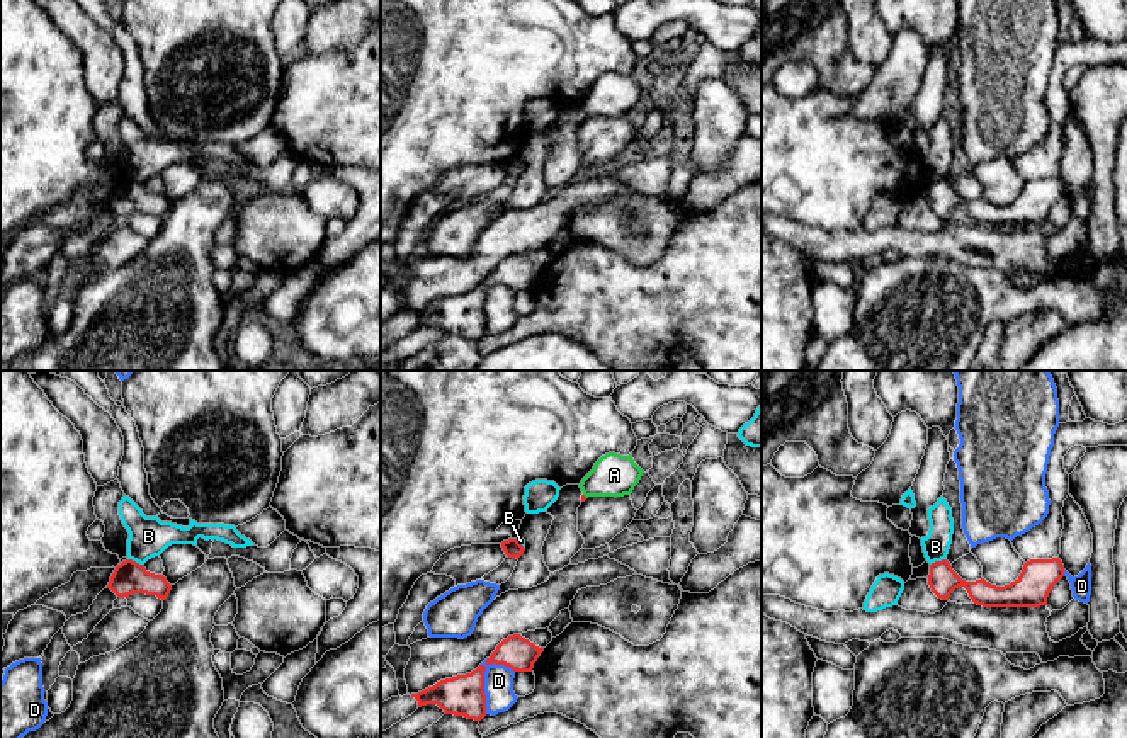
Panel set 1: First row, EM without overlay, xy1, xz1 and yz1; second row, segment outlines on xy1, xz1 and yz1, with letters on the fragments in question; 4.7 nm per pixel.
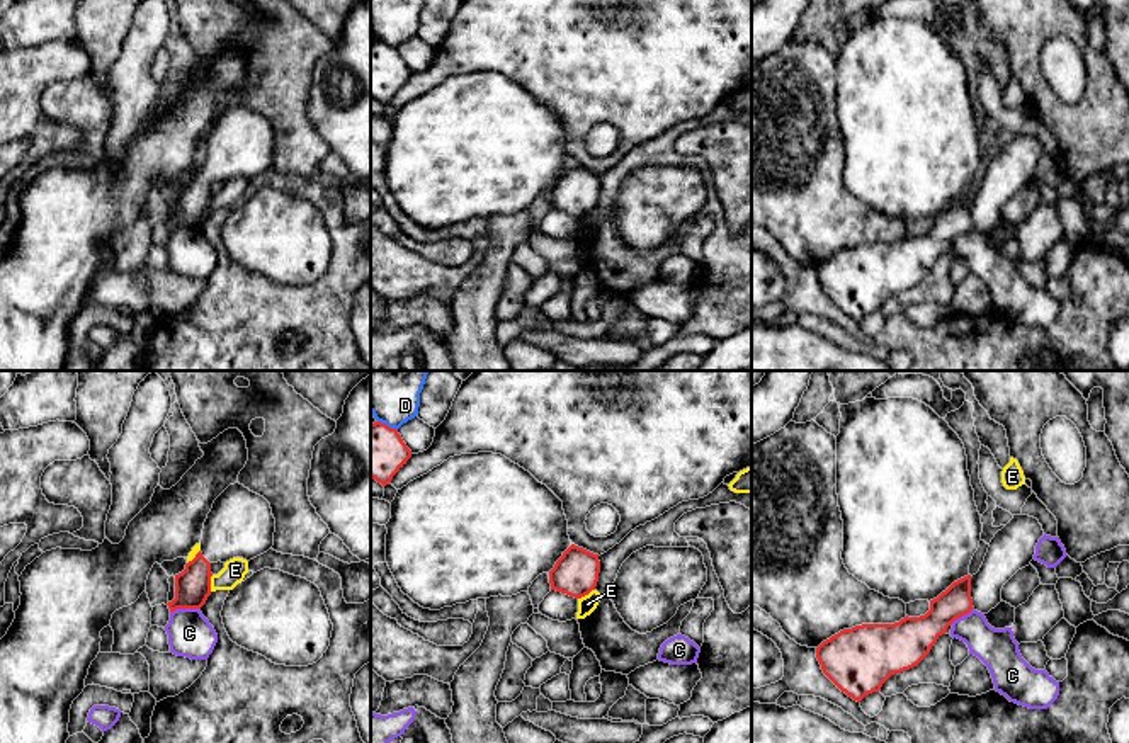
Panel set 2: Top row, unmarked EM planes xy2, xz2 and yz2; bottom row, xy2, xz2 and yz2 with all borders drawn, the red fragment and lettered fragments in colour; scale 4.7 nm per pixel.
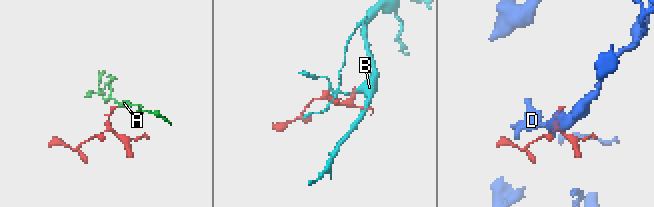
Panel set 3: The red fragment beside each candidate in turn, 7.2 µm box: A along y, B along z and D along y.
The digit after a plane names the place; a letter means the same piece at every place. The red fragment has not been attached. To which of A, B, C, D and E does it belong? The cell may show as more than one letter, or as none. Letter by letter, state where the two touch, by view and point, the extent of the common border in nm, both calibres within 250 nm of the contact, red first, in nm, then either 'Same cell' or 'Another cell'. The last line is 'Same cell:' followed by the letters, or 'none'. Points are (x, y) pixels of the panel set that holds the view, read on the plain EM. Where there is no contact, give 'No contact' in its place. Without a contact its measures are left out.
A: No contact. Same cell
B: Touches red at xy1 (135, 181). Shared border 90 nm. Thickness 160 nm (red) against 190 nm. Another cell
C: Touches red at xy2 (184, 226). Shared border 150 nm. Thickness 170 nm (red) against 200 nm. Another cell
D: Touches red at xz1 (483, 305). Shared border 260 nm. Thickness 190 nm (red) against 140 nm. Another cell
E: Touches red at xy2 (209, 203). Shared border 80 nm. Thickness 170 nm (red) against 110 nm. Another cell
Same cell: A

